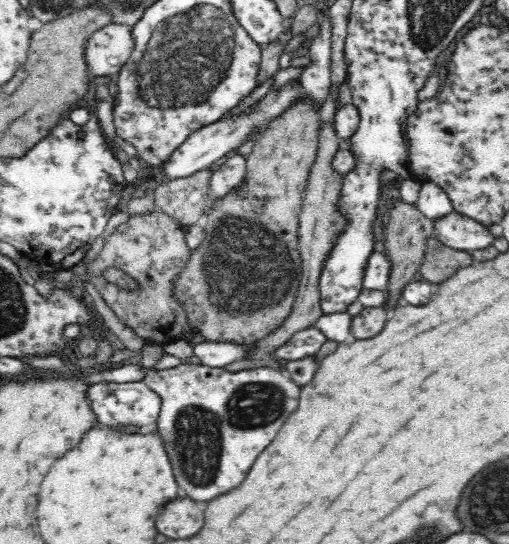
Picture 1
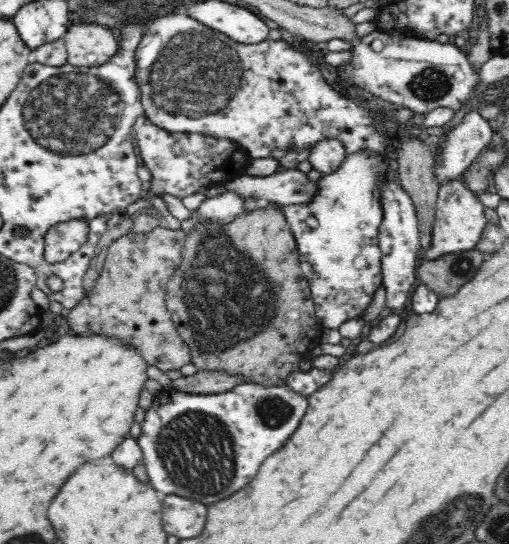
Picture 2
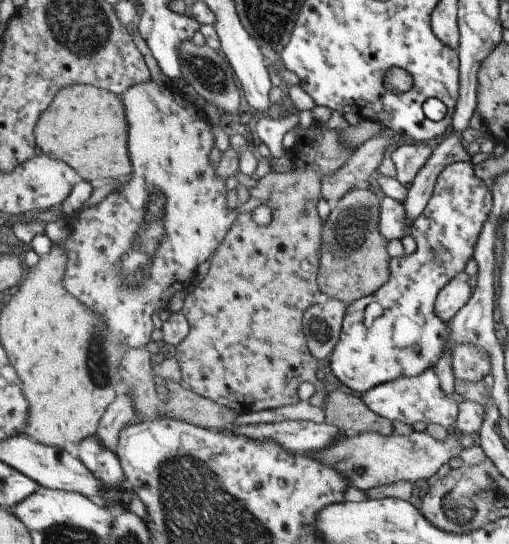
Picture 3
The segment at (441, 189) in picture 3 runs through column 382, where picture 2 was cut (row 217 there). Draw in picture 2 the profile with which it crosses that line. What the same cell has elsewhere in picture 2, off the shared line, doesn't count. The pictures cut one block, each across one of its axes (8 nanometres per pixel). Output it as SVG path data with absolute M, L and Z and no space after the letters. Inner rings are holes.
M370 150L348 155L338 170L321 176L316 194L306 203L282 204L278 209L286 217L286 223L294 235L299 250L299 265L303 276L307 278L311 290L311 298L315 304L320 326L338 329L341 324L352 318L360 318L373 301L373 294L383 284L378 230L382 222L382 205L380 198L380 176L387 172L385 164L380 164L380 157ZM308 216L316 218L318 227L307 225Z

